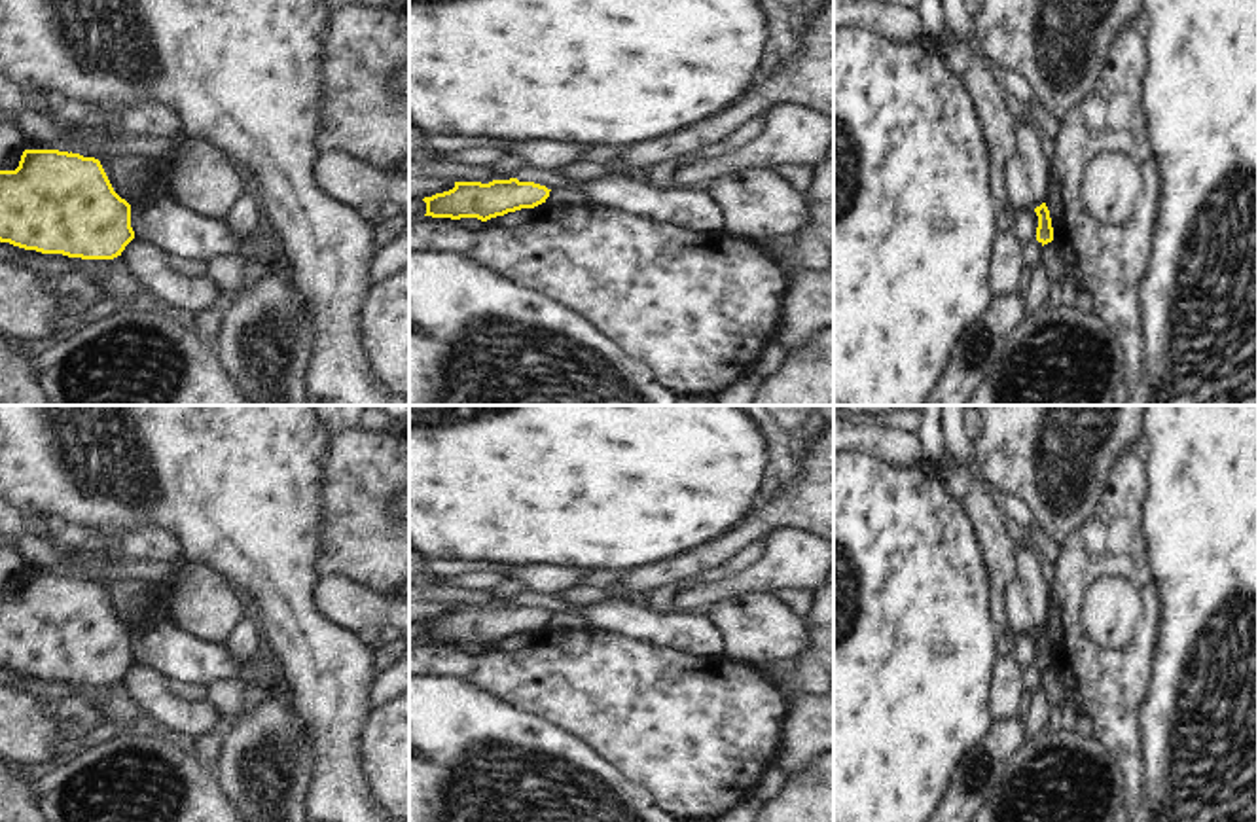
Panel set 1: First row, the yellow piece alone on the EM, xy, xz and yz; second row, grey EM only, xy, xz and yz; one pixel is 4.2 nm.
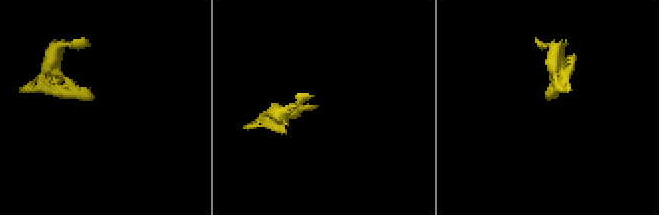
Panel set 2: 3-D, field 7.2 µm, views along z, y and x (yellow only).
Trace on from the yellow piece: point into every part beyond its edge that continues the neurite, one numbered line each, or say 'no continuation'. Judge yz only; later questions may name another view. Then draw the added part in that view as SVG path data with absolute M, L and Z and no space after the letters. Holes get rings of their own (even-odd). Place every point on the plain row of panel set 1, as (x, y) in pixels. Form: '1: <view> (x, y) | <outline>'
no continuation

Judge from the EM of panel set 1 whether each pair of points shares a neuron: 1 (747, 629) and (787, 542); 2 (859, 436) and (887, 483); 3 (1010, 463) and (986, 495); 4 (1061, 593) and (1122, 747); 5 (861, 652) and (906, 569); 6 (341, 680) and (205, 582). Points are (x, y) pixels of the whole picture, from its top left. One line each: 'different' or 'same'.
1: different
2: different
3: different
4: same
5: same
6: different

